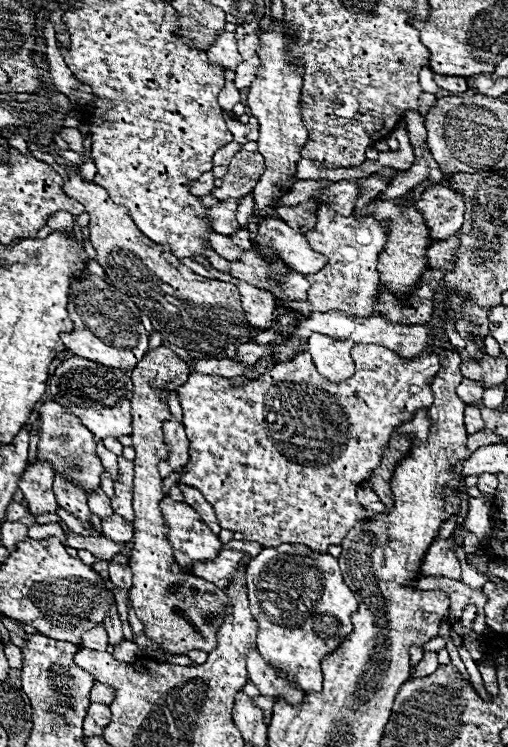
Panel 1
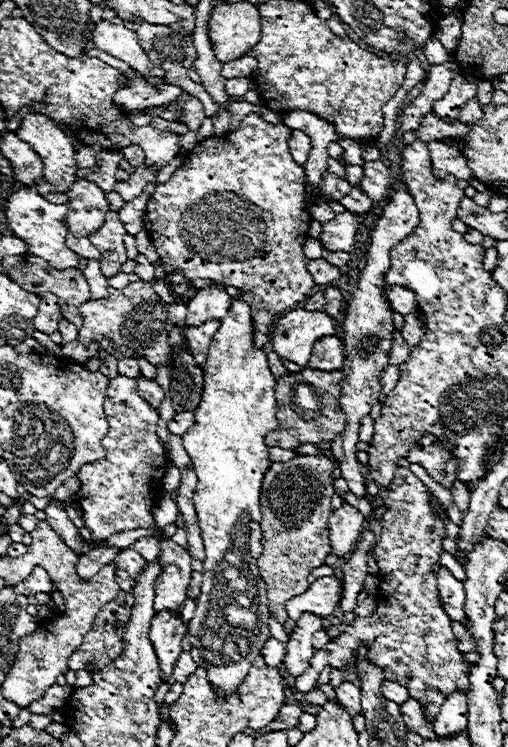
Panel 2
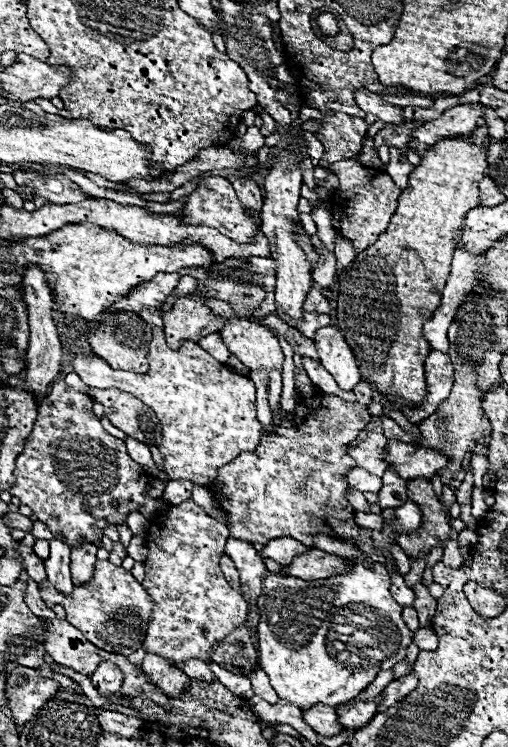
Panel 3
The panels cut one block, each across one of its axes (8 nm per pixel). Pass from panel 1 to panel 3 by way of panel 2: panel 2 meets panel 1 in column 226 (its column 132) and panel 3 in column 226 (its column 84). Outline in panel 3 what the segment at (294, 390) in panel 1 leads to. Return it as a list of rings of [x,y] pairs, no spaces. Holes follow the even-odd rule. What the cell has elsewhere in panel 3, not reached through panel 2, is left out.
[[[360,380],[354,388],[354,394],[356,394],[356,402],[346,402],[334,394],[314,390],[308,396],[300,396],[292,416],[286,416],[286,412],[278,404],[278,414],[272,414],[272,424],[262,426],[260,430],[260,444],[256,446],[256,450],[240,454],[230,464],[218,470],[218,476],[210,484],[210,492],[214,494],[212,496],[214,504],[224,512],[226,526],[232,538],[266,544],[270,540],[288,536],[312,548],[314,534],[324,534],[336,540],[348,540],[358,550],[366,552],[374,562],[386,564],[386,556],[380,548],[374,546],[370,530],[360,528],[356,524],[354,508],[346,498],[346,490],[348,490],[346,474],[352,468],[356,468],[354,458],[348,454],[348,444],[354,442],[360,430],[364,430],[366,424],[370,422],[368,406],[372,404],[374,390],[364,380]]]

